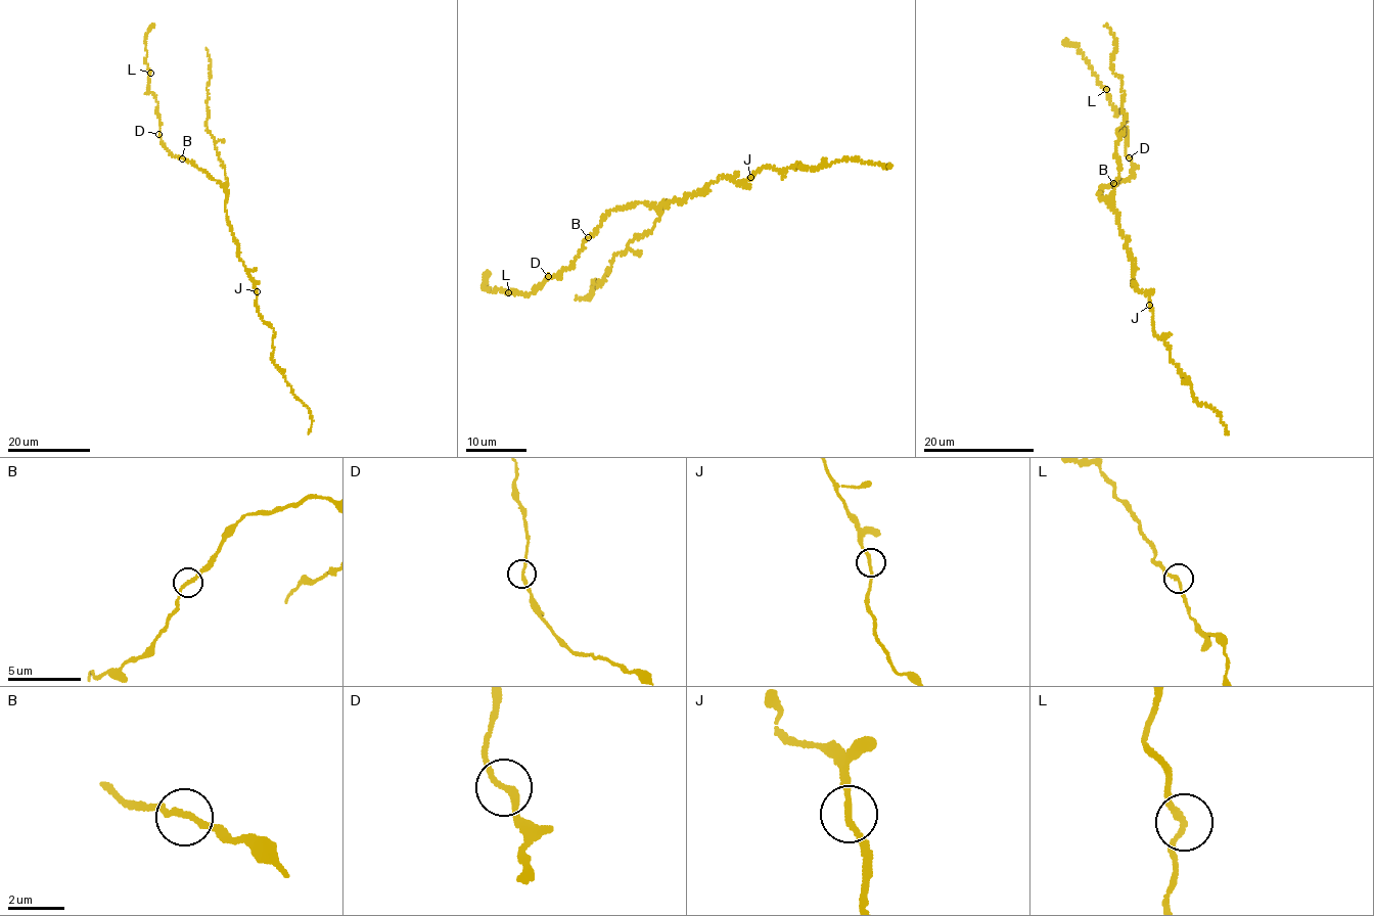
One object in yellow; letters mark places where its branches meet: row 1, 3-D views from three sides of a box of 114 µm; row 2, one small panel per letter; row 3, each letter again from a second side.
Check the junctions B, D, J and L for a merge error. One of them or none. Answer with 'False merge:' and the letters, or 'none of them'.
False merge: none of them

